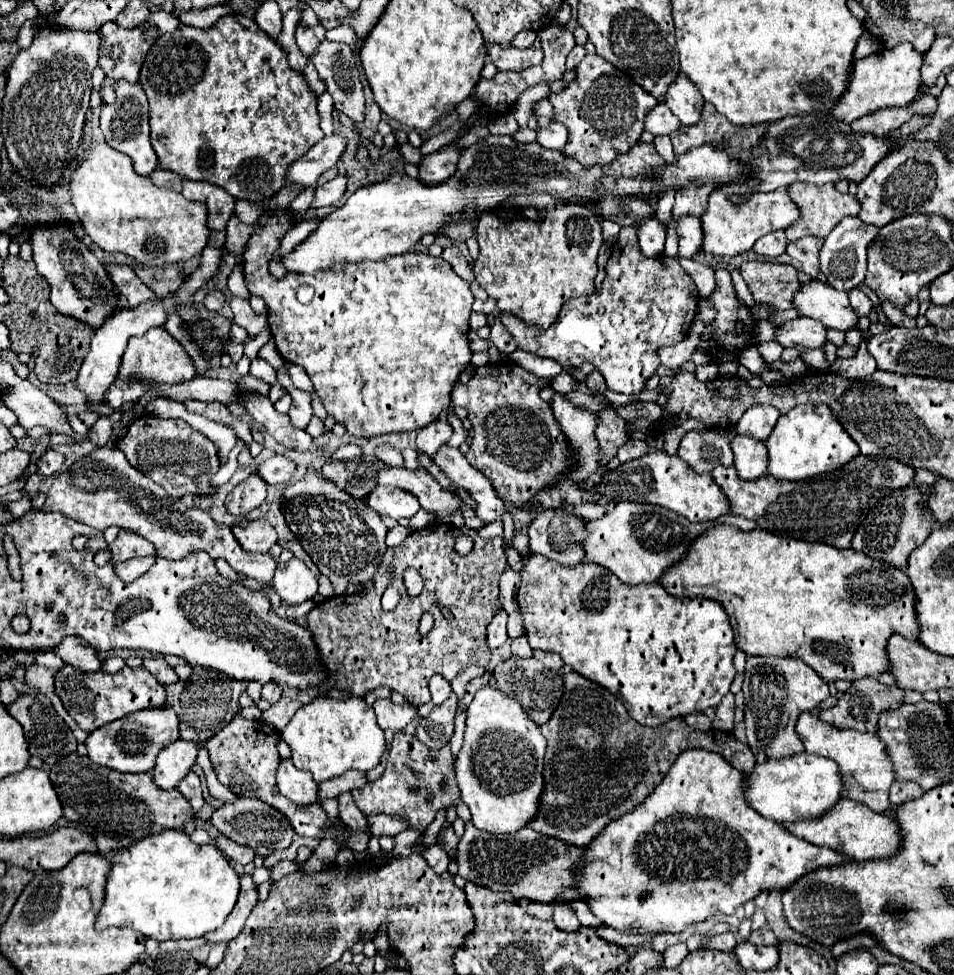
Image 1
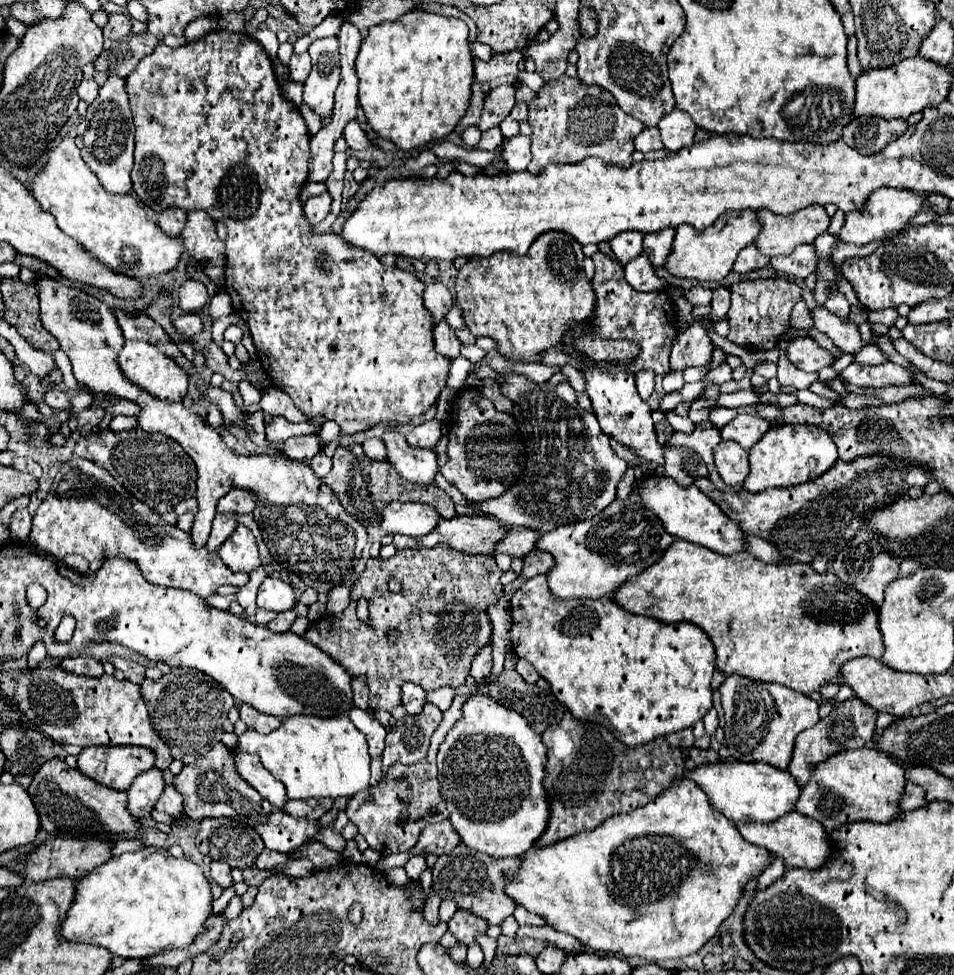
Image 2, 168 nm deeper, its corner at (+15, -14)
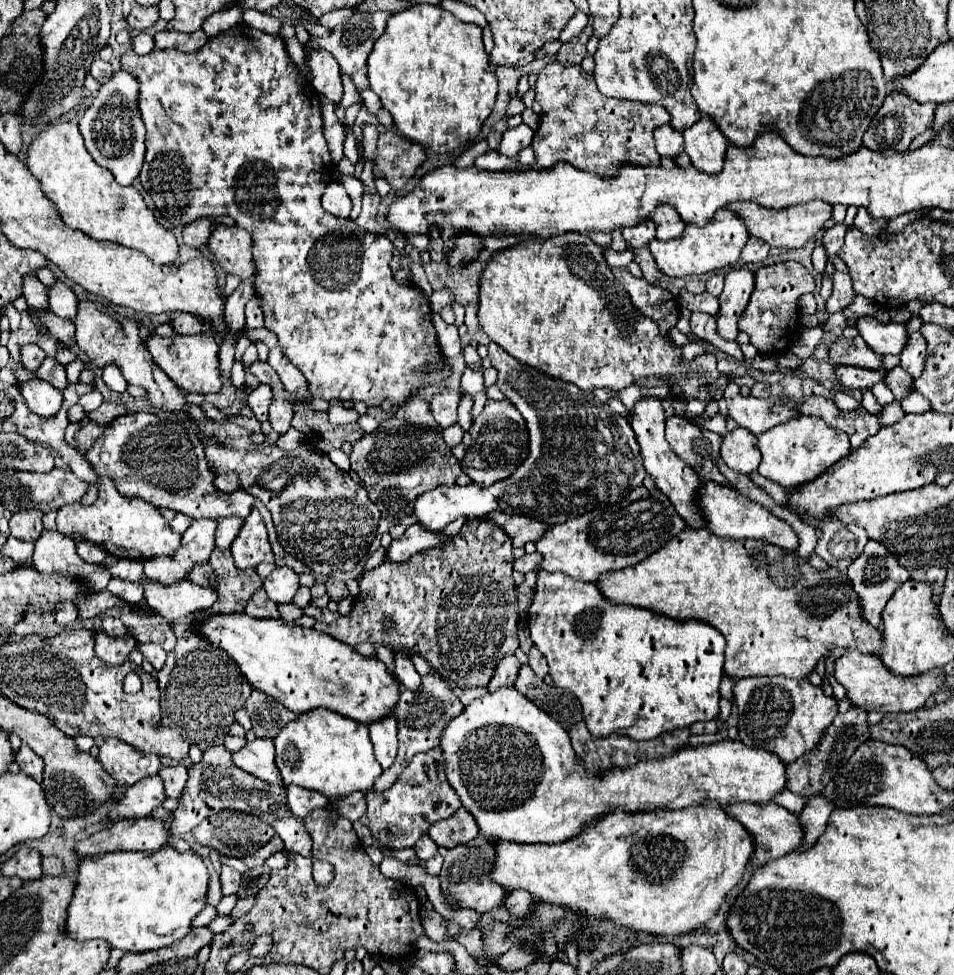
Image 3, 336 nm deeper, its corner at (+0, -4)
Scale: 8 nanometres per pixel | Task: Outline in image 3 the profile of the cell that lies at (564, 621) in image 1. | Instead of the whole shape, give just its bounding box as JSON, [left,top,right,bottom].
[529,571,725,741]

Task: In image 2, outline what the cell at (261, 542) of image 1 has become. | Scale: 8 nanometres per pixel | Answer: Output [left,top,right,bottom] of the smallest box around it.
[218,525,260,573]

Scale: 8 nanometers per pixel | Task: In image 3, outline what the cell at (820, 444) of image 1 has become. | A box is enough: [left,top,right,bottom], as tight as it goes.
[759,415,851,489]

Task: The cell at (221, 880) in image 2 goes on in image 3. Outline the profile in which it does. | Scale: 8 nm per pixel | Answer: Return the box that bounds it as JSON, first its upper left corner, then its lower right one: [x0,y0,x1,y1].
[221,867,241,895]

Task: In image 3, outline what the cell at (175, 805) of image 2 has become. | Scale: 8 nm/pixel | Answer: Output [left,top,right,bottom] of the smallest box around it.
[159,765,187,797]

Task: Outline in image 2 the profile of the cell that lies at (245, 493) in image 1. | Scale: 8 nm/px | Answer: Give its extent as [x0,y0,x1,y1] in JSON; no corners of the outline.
[206,513,238,551]

